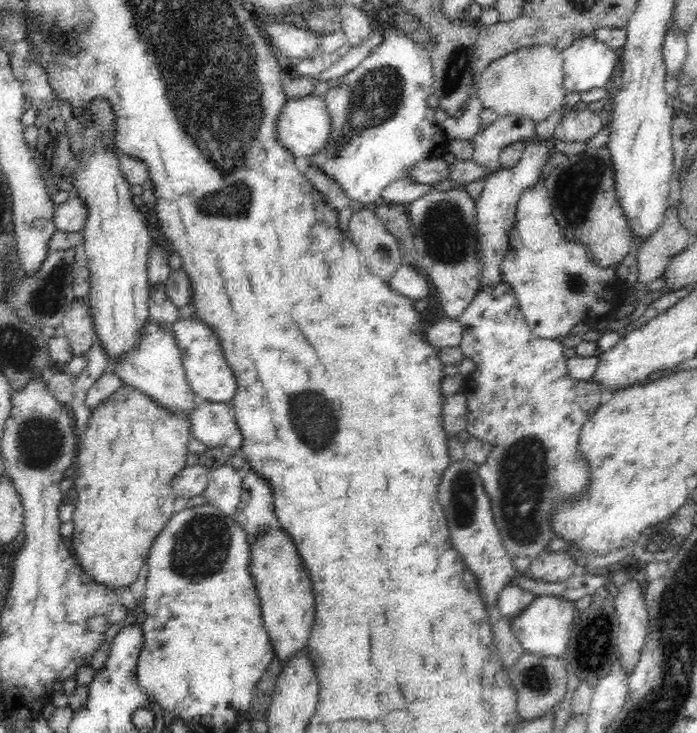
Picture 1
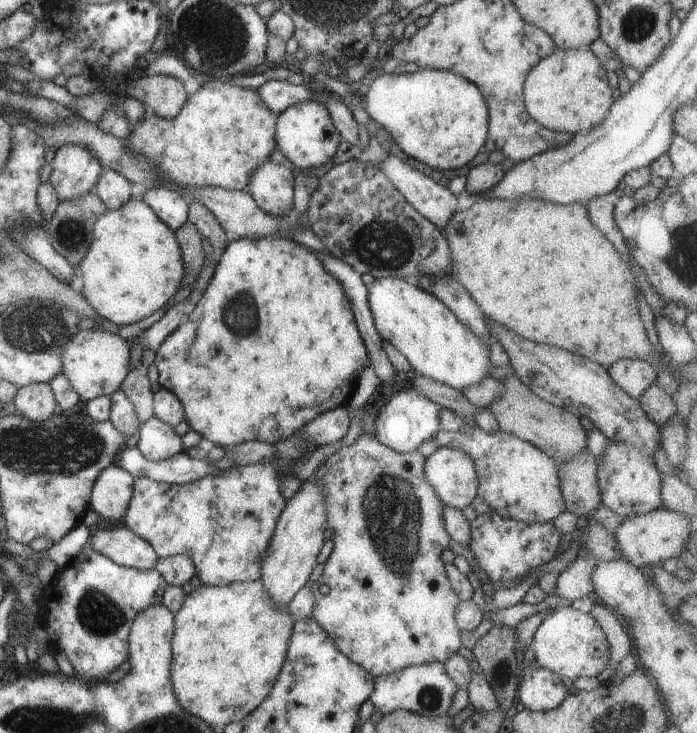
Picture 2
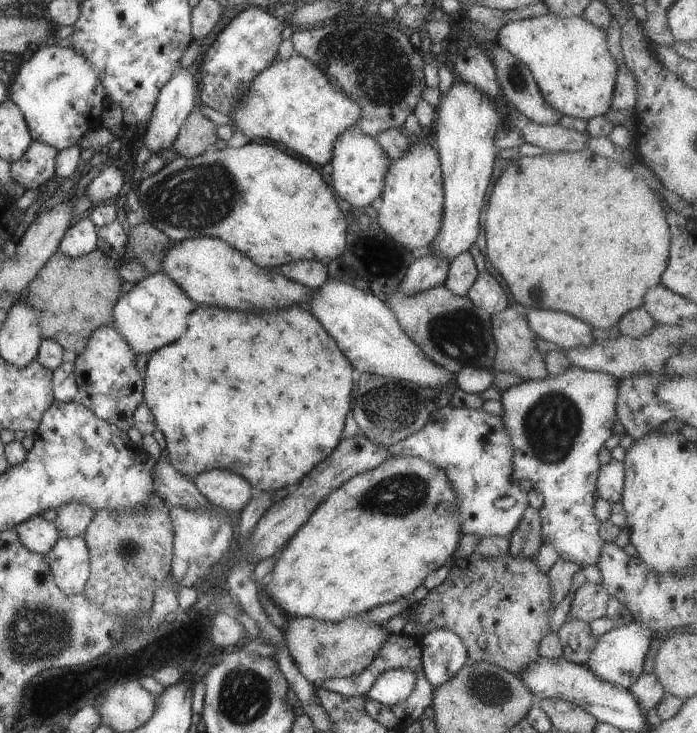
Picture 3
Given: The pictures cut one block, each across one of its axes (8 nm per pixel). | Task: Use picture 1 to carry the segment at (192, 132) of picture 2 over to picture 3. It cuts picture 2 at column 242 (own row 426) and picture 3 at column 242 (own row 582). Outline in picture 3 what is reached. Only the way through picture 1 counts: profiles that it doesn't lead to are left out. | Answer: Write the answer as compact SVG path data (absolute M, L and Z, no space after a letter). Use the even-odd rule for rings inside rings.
M298 54L285 60L278 58L256 75L248 90L230 115L235 124L233 130L243 132L250 142L262 138L286 144L286 148L294 150L314 166L330 164L334 141L345 130L355 128L362 114L358 103L330 82L318 65Z

